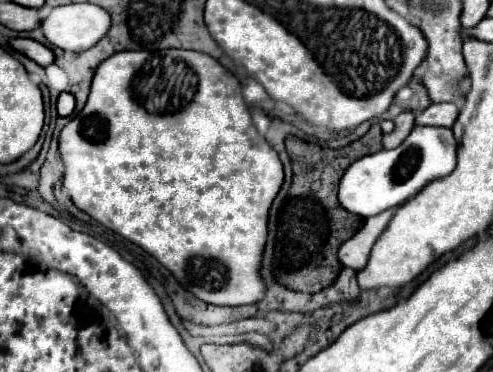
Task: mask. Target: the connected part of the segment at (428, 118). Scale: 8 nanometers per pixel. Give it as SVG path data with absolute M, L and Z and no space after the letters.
M440 102L440 104L430 104L424 112L416 116L418 126L444 126L452 128L456 116L458 116L458 106L452 102Z

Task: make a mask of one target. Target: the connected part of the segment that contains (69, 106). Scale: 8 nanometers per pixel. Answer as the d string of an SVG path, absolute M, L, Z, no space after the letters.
M62 92L58 96L58 102L56 102L56 110L58 110L58 116L70 116L74 112L74 96L70 96L68 92Z

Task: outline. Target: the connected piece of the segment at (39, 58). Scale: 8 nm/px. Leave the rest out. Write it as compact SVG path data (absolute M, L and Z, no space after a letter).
M12 38L10 40L10 48L28 56L30 60L38 62L40 66L48 66L54 62L54 54L52 50L48 50L46 46L42 46L40 42L36 40L28 40L28 38Z

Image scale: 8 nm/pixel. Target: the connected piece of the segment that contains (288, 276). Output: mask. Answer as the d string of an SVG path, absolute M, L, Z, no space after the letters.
M374 122L362 138L338 150L322 148L320 144L312 144L296 136L288 136L286 150L292 160L292 172L294 172L292 186L288 190L286 204L282 206L280 214L268 222L266 246L270 248L270 254L274 254L276 258L276 266L274 266L276 282L290 290L314 294L330 286L330 282L334 282L334 276L342 268L336 256L338 248L344 240L354 236L354 232L358 232L358 228L362 226L360 216L348 214L340 206L336 198L338 182L352 162L356 162L366 154L374 154L382 150L382 130L380 124Z

